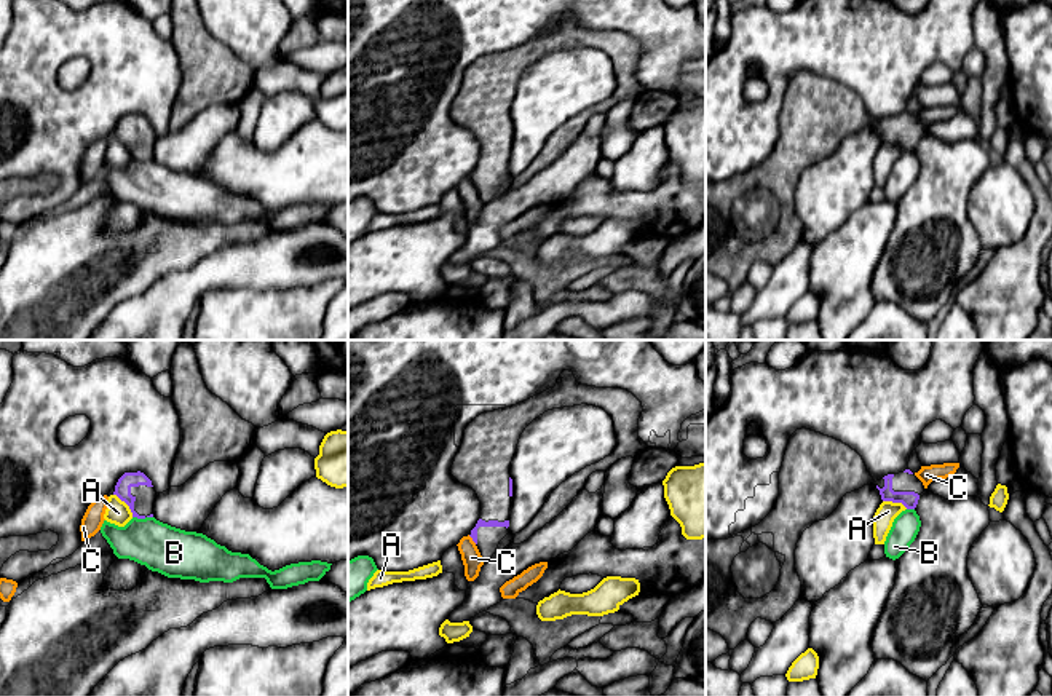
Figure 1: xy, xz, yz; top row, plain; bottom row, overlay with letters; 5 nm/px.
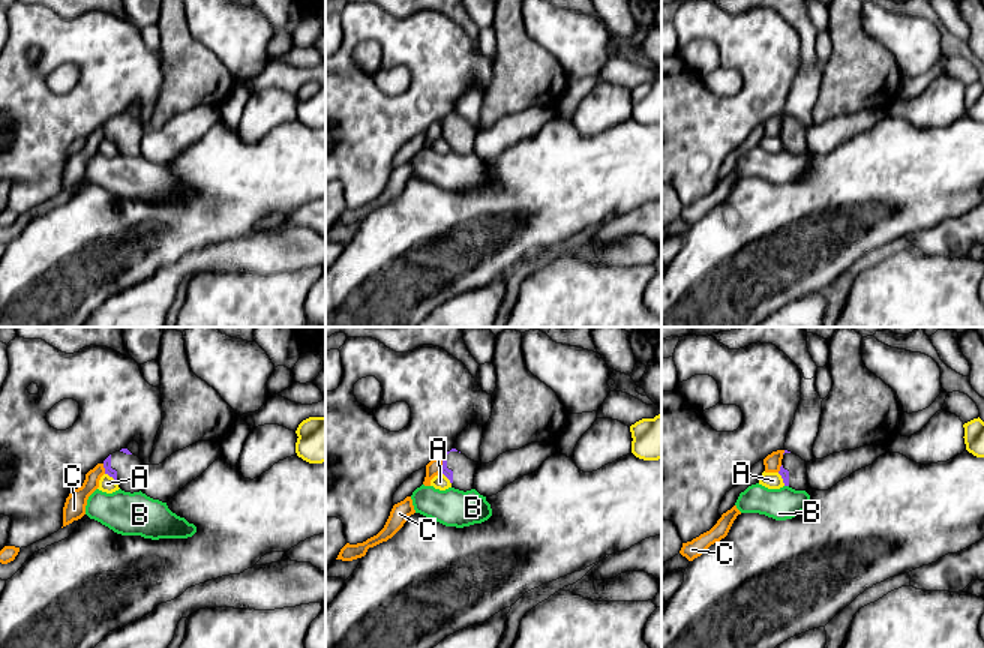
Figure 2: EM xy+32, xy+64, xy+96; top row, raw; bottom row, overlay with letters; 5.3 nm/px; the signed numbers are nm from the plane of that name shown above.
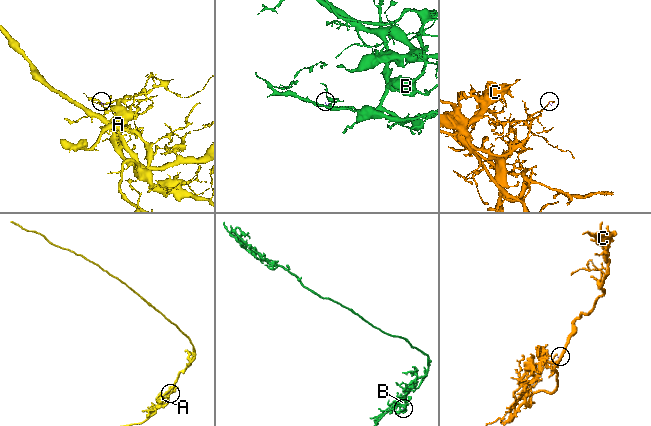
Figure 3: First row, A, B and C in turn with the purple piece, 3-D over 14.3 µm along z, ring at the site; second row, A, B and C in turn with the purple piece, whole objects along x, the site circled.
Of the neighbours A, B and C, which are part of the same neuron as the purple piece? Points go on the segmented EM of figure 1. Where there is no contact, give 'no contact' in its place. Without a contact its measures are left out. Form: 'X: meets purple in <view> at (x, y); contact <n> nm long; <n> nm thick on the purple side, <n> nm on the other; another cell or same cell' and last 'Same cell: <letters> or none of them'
A: meets purple in xy at (126, 503); contact 160 nm long; 80 nm thick on the purple side, 120 nm on the other; another cell
B: meets purple in xy at (142, 518); contact 100 nm long; 80 nm thick on the purple side, 240 nm on the other; another cell
C: meets purple in xz at (473, 540); contact 60 nm long; 40 nm thick on the purple side, 100 nm on the other; another cell
Same cell: none of them

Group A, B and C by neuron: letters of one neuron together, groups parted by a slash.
A / B / C

